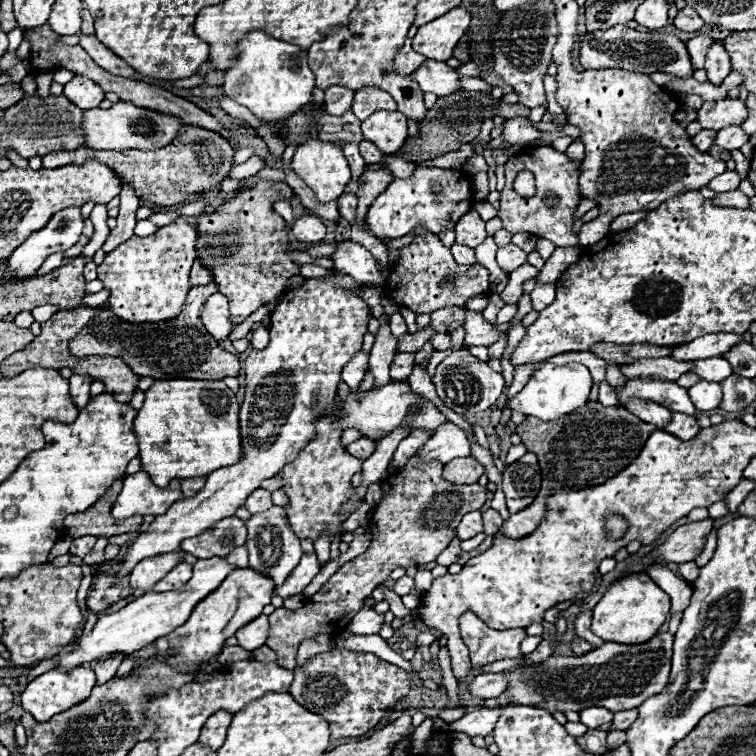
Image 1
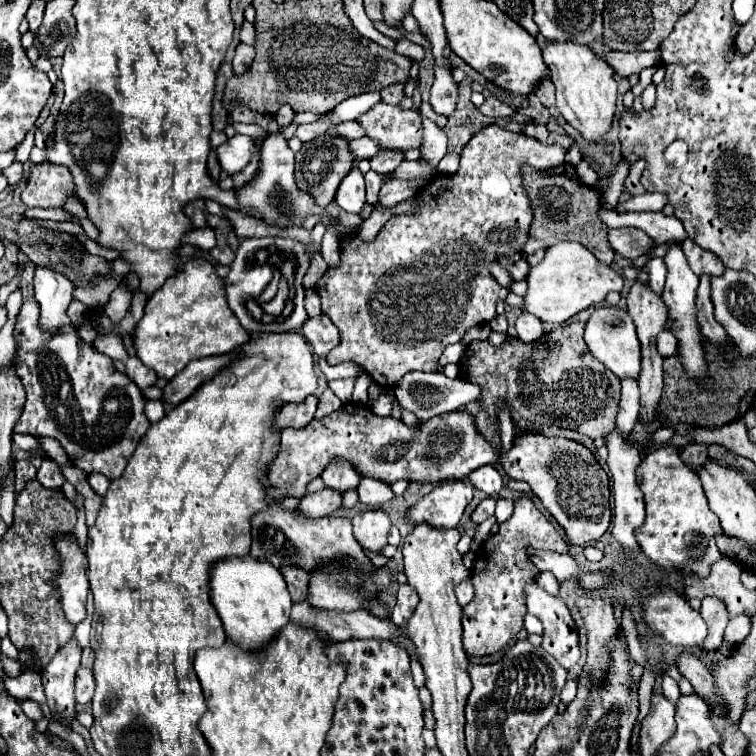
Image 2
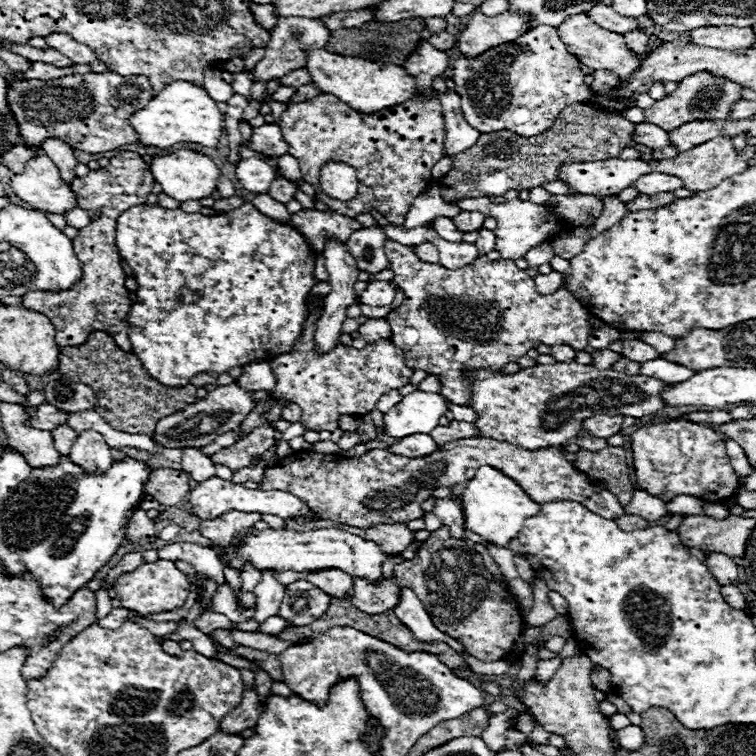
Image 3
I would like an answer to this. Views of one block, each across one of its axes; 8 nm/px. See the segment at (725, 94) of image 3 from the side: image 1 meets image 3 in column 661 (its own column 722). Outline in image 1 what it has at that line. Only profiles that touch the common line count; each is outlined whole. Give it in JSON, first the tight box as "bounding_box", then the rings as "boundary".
{"bounding_box":[696,98,748,130],"boundary":[[[724,98],[724,100],[714,100],[714,102],[704,102],[702,108],[698,110],[696,122],[706,128],[706,130],[718,130],[730,124],[742,124],[746,120],[748,110],[746,104],[738,98]]]}

